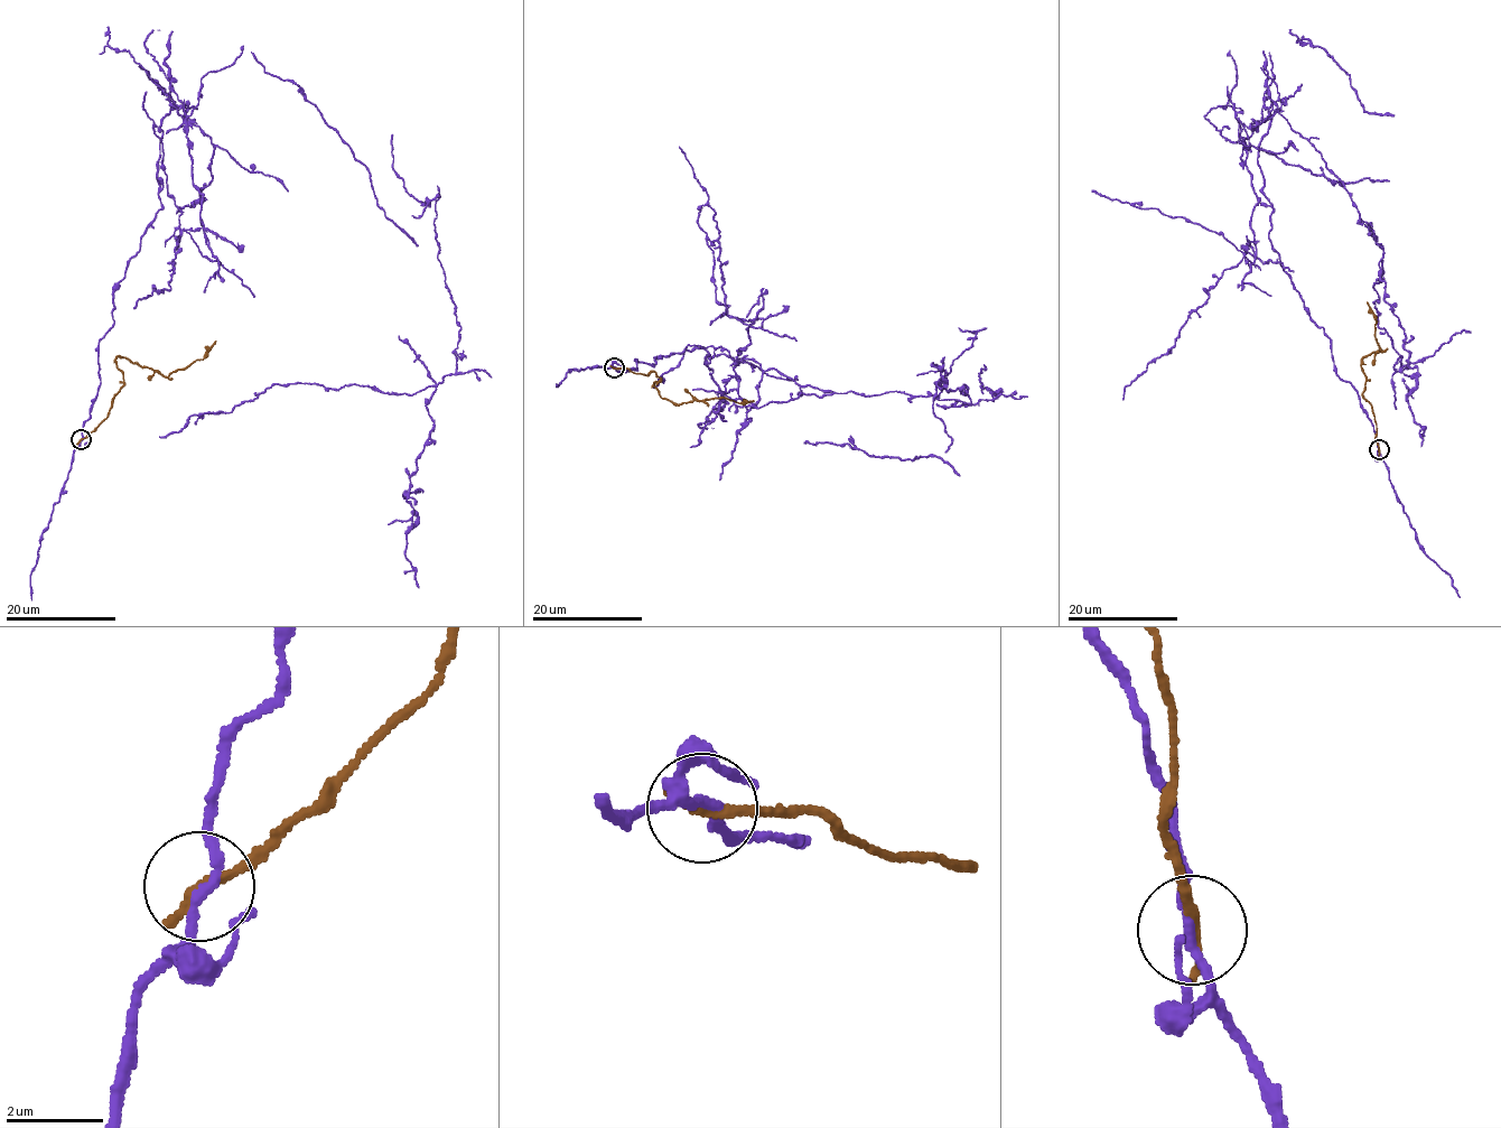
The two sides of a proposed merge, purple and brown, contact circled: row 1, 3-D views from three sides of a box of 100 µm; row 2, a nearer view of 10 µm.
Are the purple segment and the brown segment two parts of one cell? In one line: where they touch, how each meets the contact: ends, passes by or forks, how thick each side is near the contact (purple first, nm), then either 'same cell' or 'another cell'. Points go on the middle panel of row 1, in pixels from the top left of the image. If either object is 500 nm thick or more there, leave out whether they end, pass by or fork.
at (614, 367); purple passes by; brown ends there; 170 nm thick on the purple side, 240 nm on the other; another cell

